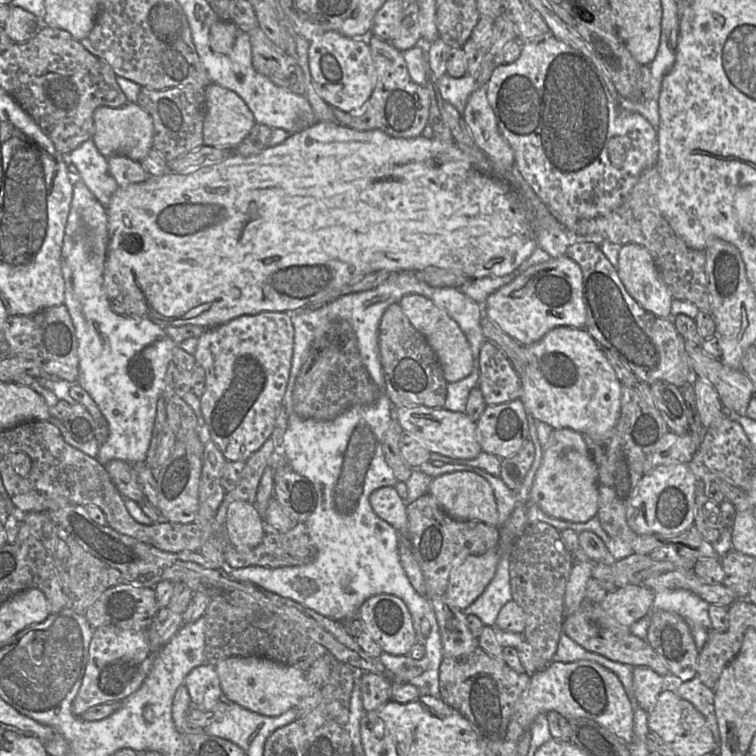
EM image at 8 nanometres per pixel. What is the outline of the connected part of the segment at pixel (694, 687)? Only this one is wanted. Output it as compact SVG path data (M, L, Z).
M674 675L663 677L663 691L672 691L684 700L691 703L705 718L717 745L717 754L720 744L718 724L714 711L713 690L706 687L698 676L688 681L682 681Z

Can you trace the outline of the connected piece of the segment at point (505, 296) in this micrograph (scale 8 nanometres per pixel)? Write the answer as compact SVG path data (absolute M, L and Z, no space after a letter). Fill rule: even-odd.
M566 255L536 264L511 283L492 293L483 314L523 346L540 341L556 327L585 328L587 312L583 276L579 265Z

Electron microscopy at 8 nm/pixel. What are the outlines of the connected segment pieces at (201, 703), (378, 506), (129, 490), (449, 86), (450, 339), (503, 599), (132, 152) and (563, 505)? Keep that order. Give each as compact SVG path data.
M210 664L194 668L185 678L183 686L189 692L191 707L209 709L224 699L219 676Z
M386 486L374 490L369 501L373 511L398 532L408 531L407 503L394 487Z
M111 460L104 465L118 492L137 503L145 501L145 495L138 482L133 466L122 460Z
M447 74L435 80L440 96L463 113L470 95L479 87L478 81L469 75L454 78Z
M408 294L401 298L398 305L413 327L427 340L436 353L448 383L462 380L473 370L473 355L469 342L459 325L444 310L430 299L419 294Z
M514 543L508 544L497 565L495 575L484 592L466 609L465 615L475 615L485 626L494 627L501 608L512 600L510 587L510 554Z
M136 103L118 108L98 107L93 114L95 131L92 137L100 153L107 157L121 155L134 161L143 160L153 147L153 121L151 116Z
M570 428L556 429L544 447L542 462L531 488L531 500L548 516L575 523L584 523L597 516L598 473L584 436Z

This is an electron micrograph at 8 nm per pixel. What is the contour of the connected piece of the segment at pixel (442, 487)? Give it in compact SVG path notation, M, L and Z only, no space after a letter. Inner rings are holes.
M466 471L452 472L432 479L429 493L449 516L462 521L479 521L500 527L499 513L493 489L483 477Z

